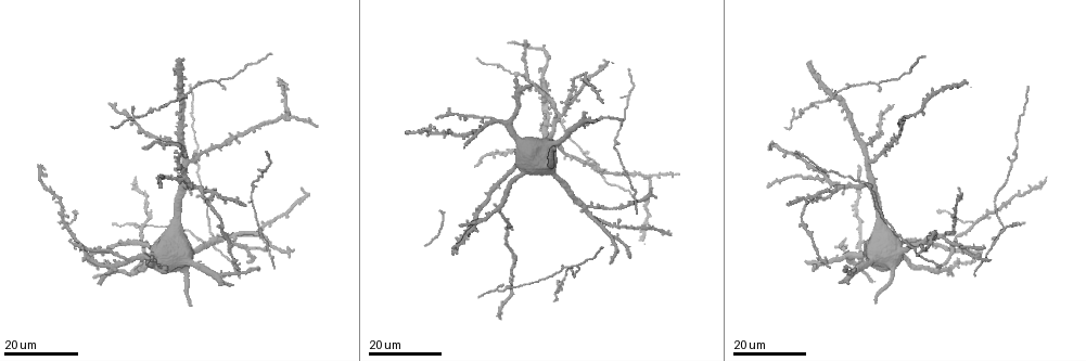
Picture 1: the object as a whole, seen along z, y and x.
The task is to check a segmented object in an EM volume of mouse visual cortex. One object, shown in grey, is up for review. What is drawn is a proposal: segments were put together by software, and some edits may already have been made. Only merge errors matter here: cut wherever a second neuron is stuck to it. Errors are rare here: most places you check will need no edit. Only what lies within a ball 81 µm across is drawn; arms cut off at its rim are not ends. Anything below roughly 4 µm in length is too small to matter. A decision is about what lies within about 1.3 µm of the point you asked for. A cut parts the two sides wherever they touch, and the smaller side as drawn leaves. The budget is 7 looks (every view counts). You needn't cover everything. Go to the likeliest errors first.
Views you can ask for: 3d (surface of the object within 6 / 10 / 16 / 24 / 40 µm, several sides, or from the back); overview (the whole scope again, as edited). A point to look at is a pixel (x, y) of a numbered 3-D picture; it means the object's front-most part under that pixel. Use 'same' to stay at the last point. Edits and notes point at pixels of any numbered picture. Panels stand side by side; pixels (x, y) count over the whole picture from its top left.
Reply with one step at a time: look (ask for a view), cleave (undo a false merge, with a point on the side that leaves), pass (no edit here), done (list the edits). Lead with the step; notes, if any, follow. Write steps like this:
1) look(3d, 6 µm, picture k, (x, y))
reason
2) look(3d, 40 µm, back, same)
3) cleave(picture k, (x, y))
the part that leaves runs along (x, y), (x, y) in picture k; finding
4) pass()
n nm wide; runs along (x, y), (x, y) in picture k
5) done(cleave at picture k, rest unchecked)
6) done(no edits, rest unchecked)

look(3d, 24 µm, picture 1, (834, 95))
arms part here

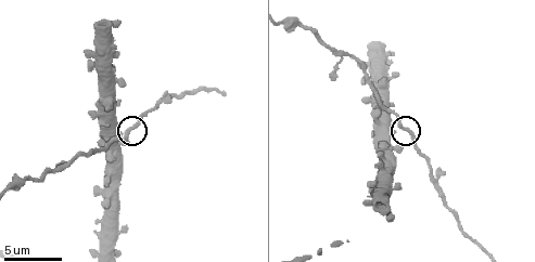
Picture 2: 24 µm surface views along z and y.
look(3d, 6 µm, picture 2, (126, 132))

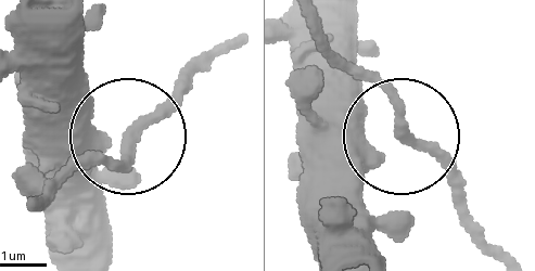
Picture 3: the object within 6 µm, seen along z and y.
pass()
3 arms; one neuron here

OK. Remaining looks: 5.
look(3d, 16 µm, picture 1, (250, 251))
a fork

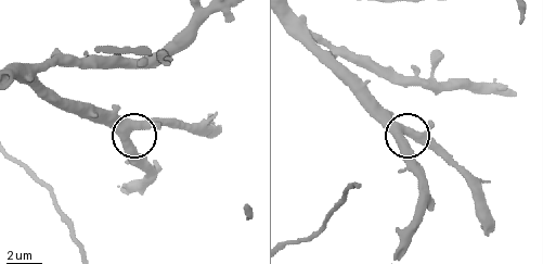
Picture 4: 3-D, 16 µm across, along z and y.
look(3d, 6 µm, picture 4, (129, 133))

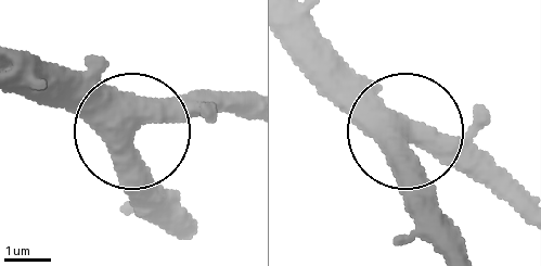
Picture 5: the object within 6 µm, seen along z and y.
pass()
470 nm wide; continuous, no second neuron

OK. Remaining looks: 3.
look(3d, 16 µm, picture 1, (556, 287))
thick turns thin

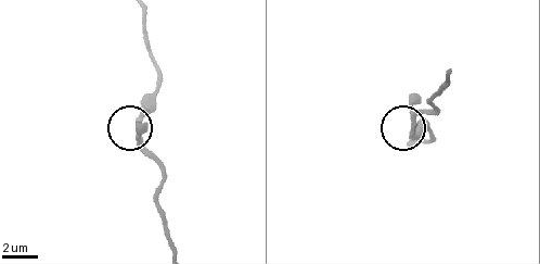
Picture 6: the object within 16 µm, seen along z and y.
look(3d, 10 µm, picture 6, (413, 134))
closer look

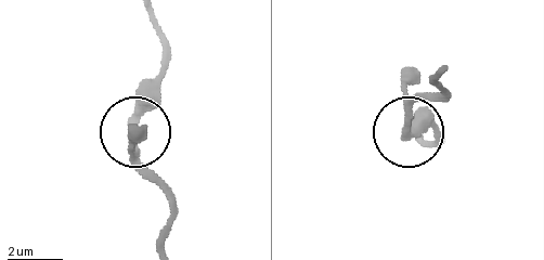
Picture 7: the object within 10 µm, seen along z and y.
pass()
290 nm wide; all the same neuron

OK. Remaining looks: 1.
done(no edits, rest unchecked)

